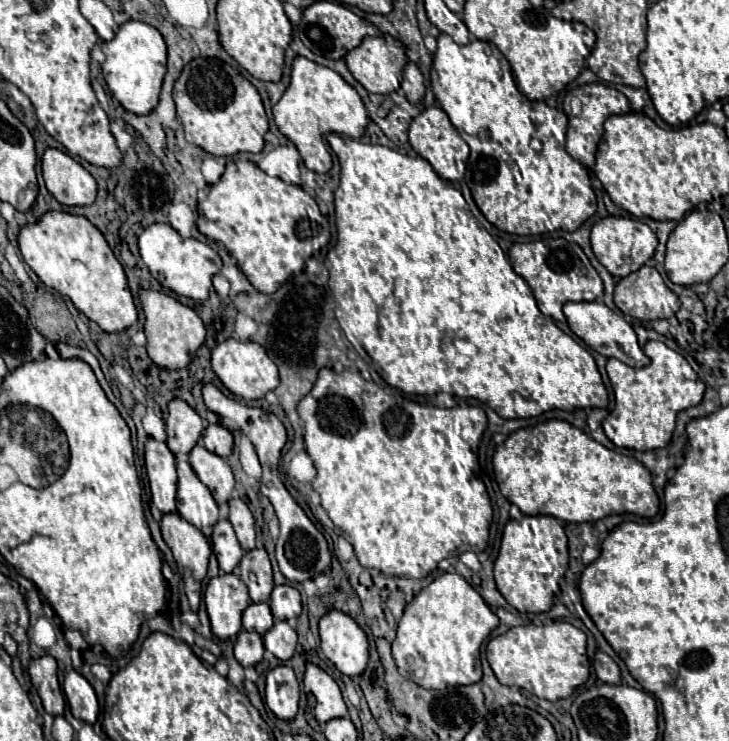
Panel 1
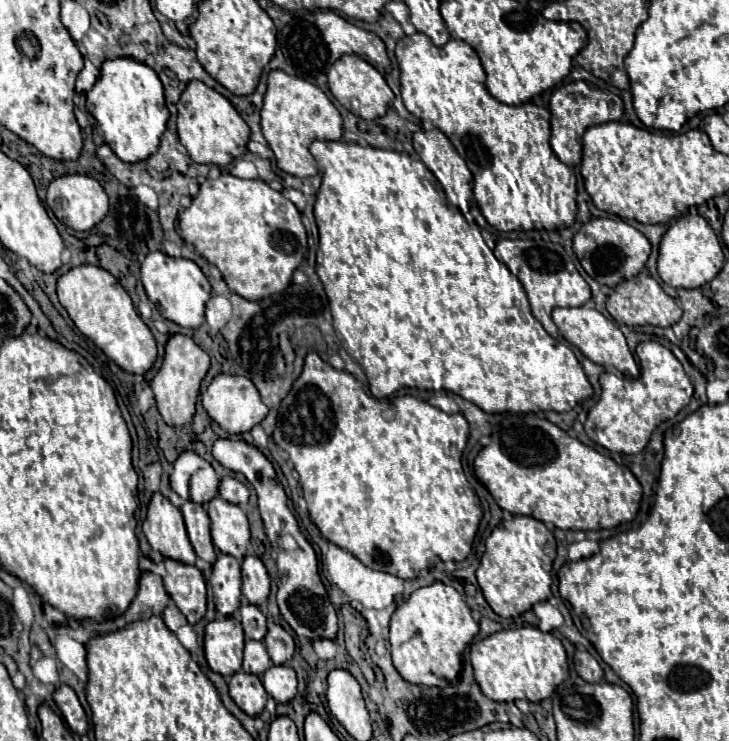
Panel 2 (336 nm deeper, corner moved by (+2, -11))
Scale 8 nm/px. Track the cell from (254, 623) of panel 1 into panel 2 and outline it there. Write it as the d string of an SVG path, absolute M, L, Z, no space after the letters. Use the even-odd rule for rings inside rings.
M246 640L246 646L244 646L244 672L256 672L256 674L262 674L264 670L268 670L272 666L272 660L266 652L266 646L260 642L260 640Z

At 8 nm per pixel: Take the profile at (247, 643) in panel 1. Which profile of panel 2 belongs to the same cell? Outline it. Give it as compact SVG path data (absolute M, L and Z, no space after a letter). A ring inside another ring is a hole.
M236 672L228 678L230 698L250 716L258 716L262 708L266 706L268 694L264 692L264 686L260 682L260 676L248 674L248 672Z

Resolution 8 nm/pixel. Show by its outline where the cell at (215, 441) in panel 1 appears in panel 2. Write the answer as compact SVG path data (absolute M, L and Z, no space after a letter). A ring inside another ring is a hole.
M224 476L220 480L220 486L218 486L218 494L232 502L232 504L246 504L248 502L248 488L246 484L242 484L238 478L234 476Z

